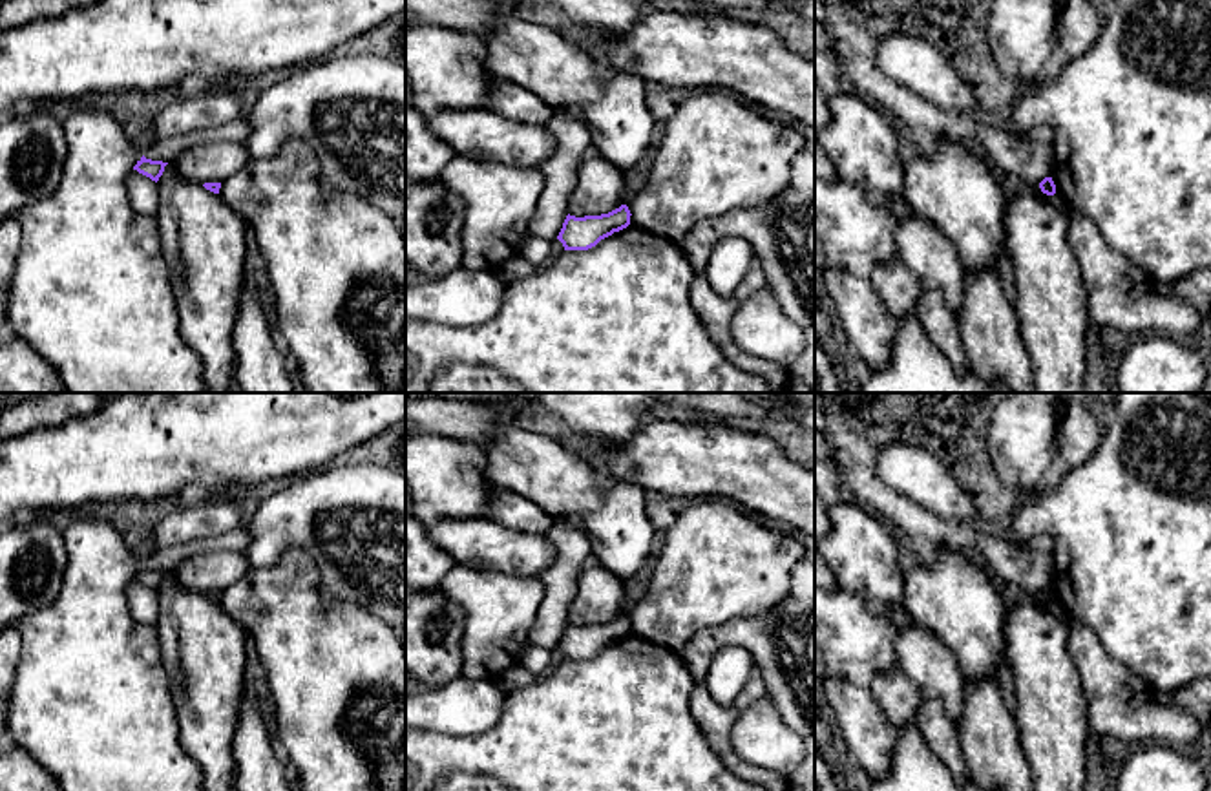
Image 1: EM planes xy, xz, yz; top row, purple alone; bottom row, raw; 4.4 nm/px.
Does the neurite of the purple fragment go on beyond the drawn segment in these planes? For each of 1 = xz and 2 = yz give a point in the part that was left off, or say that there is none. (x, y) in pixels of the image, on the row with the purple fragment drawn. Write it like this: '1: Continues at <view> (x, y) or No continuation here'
1: No continuation here
2: No continuation here

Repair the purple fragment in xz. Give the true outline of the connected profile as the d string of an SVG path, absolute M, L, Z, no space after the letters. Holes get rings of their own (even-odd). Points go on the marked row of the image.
M627 205L601 216L575 217L568 214L557 239L563 243L564 250L588 250L601 239L627 228L630 216Z

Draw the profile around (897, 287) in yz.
M899 258L886 263L877 263L871 274L871 283L895 323L908 314L915 314L917 298L922 285Z

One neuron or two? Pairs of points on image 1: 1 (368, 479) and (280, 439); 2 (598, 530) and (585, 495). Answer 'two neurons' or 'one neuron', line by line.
1: two neurons
2: two neurons

